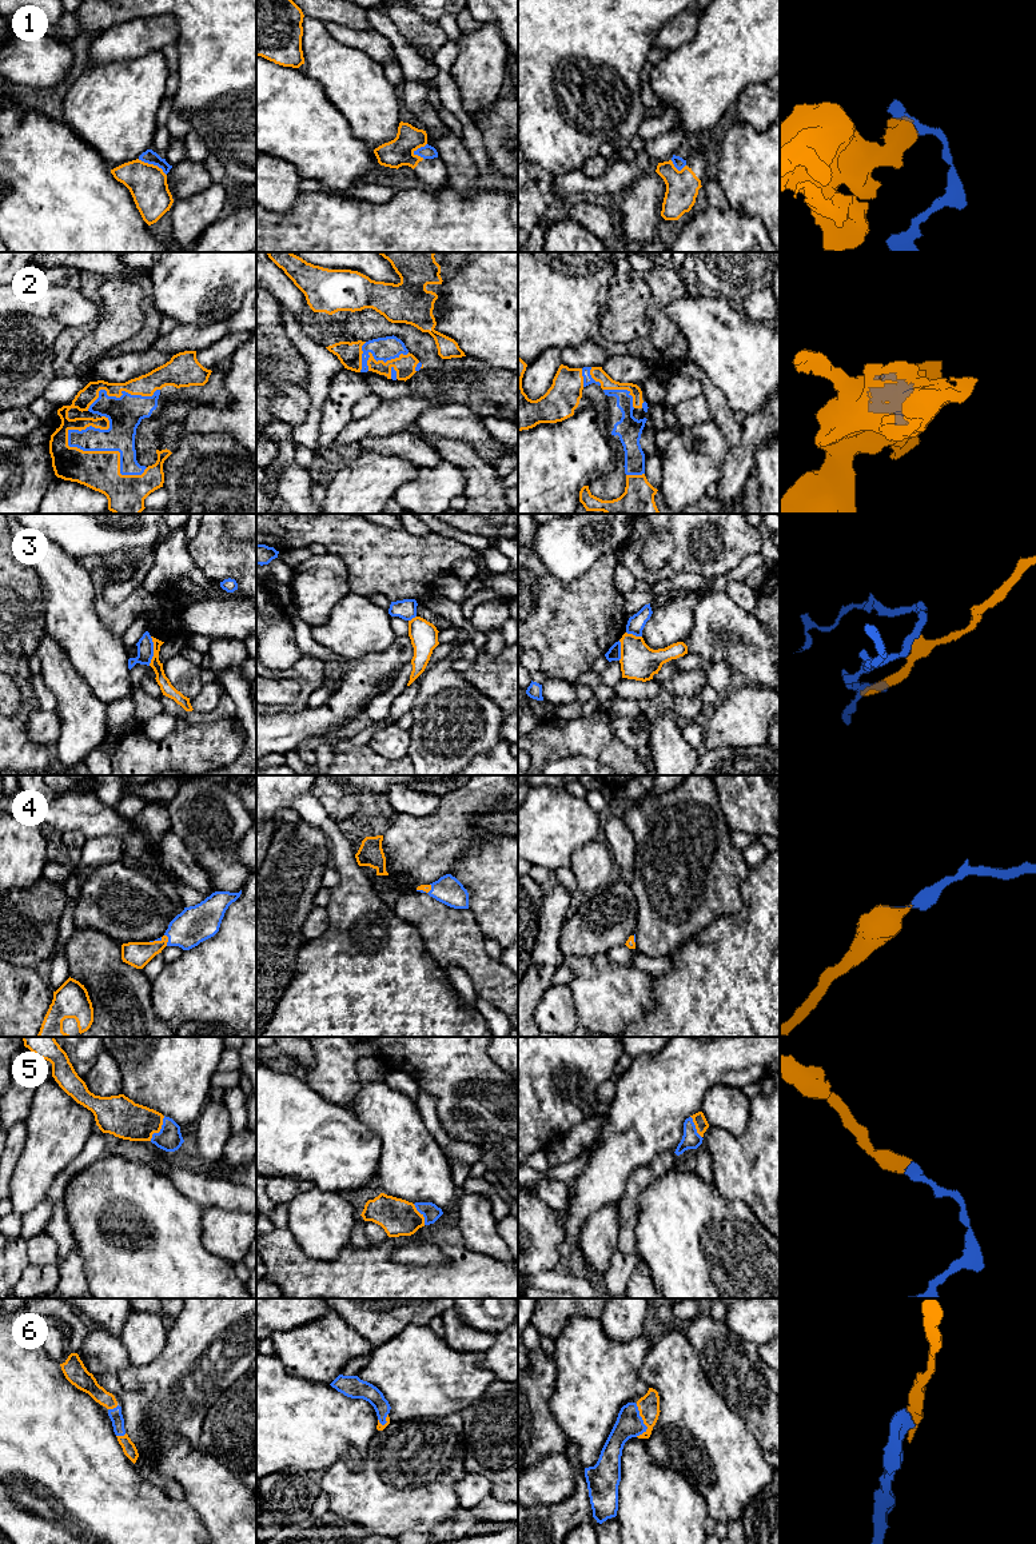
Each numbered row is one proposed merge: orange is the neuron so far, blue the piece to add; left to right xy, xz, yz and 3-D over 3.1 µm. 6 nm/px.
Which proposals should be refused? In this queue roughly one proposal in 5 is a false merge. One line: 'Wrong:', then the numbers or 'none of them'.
Wrong: 1

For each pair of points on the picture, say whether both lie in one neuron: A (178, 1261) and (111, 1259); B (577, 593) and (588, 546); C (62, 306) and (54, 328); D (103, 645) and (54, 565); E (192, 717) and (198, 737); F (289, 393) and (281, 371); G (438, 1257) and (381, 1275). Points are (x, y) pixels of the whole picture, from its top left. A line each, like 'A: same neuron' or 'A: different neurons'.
A: same neuron
B: different neurons
C: different neurons
D: same neuron
E: different neurons
F: different neurons
G: different neurons

